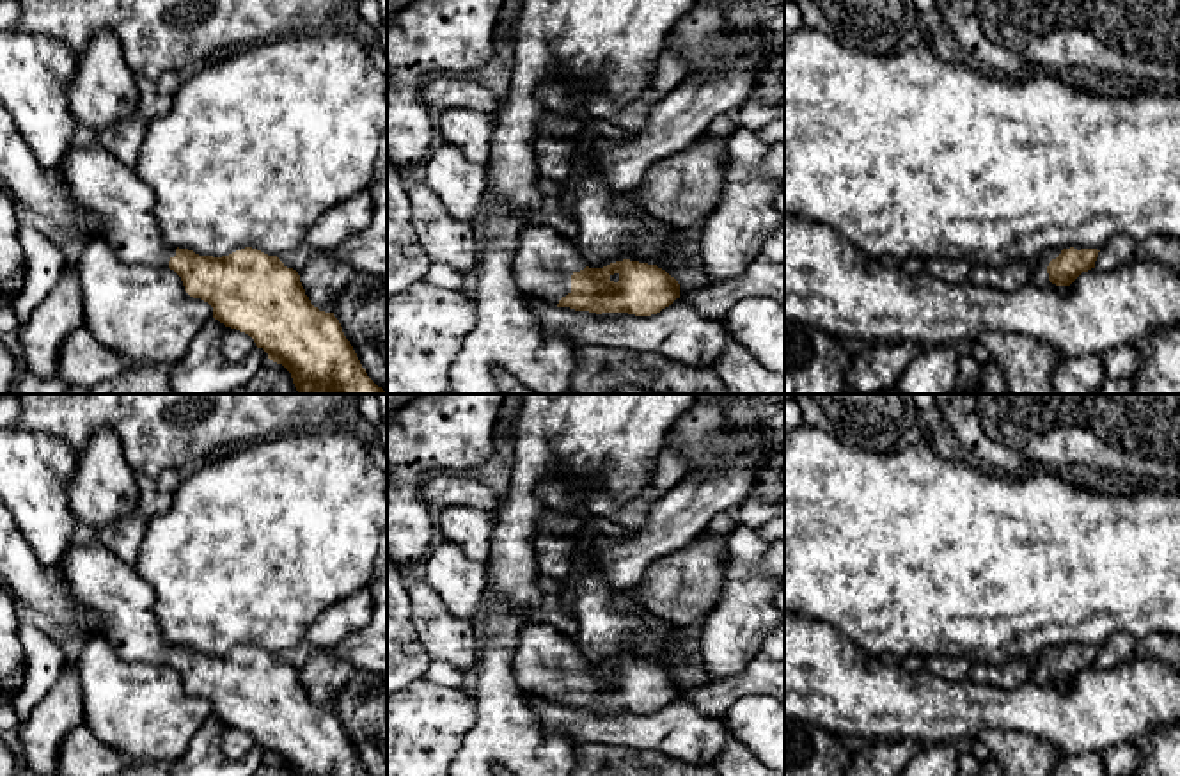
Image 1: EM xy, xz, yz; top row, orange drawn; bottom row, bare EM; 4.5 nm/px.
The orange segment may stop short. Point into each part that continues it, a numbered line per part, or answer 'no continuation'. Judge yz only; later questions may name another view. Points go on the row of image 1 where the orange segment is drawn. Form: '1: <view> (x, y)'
1: yz (1040, 269)

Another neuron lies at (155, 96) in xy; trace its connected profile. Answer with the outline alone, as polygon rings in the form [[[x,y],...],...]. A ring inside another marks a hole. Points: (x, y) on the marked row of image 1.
[[[167,71],[156,80],[135,76],[138,115],[147,123],[163,115],[170,108],[172,96],[181,83],[183,75],[179,71]]]

